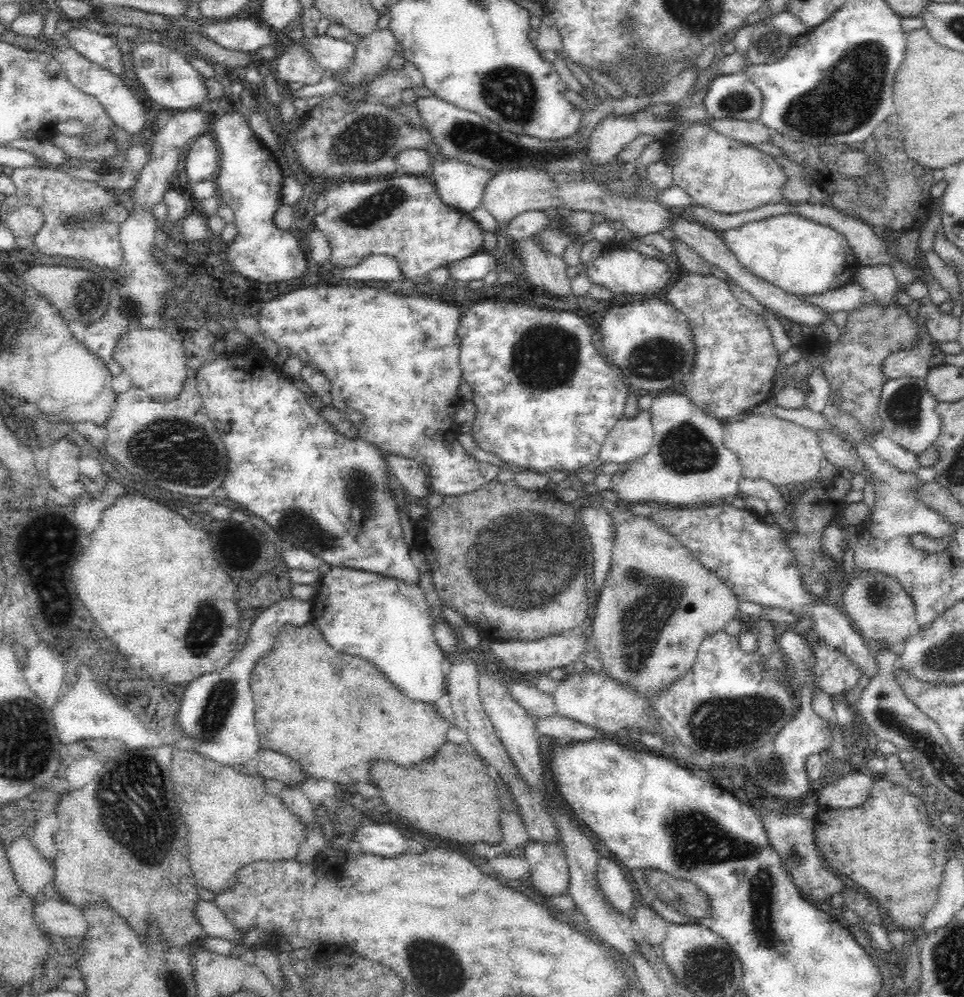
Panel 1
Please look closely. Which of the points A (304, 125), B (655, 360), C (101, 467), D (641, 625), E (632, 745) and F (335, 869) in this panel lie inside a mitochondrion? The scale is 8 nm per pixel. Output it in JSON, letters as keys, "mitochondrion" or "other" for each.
{"A":"other","B":"mitochondrion","C":"other","D":"mitochondrion","E":"other","F":"other"}

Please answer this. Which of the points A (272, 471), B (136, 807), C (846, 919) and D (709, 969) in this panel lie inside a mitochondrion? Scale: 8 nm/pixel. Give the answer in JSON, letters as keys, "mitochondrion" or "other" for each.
{"A":"mitochondrion","B":"mitochondrion","C":"other","D":"mitochondrion"}

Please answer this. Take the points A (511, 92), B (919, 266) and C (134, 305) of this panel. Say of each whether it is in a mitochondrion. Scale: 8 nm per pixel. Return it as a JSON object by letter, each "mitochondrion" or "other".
{"A":"mitochondrion","B":"other","C":"mitochondrion"}

